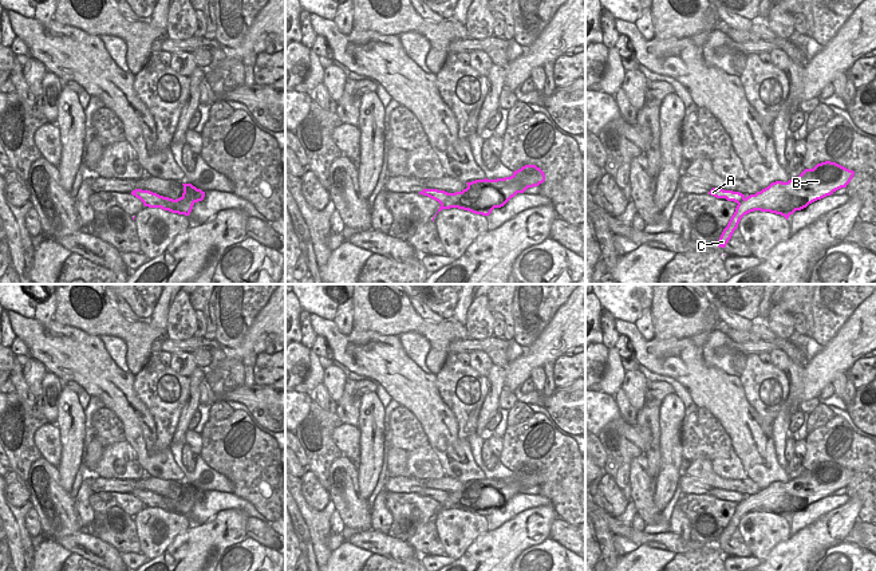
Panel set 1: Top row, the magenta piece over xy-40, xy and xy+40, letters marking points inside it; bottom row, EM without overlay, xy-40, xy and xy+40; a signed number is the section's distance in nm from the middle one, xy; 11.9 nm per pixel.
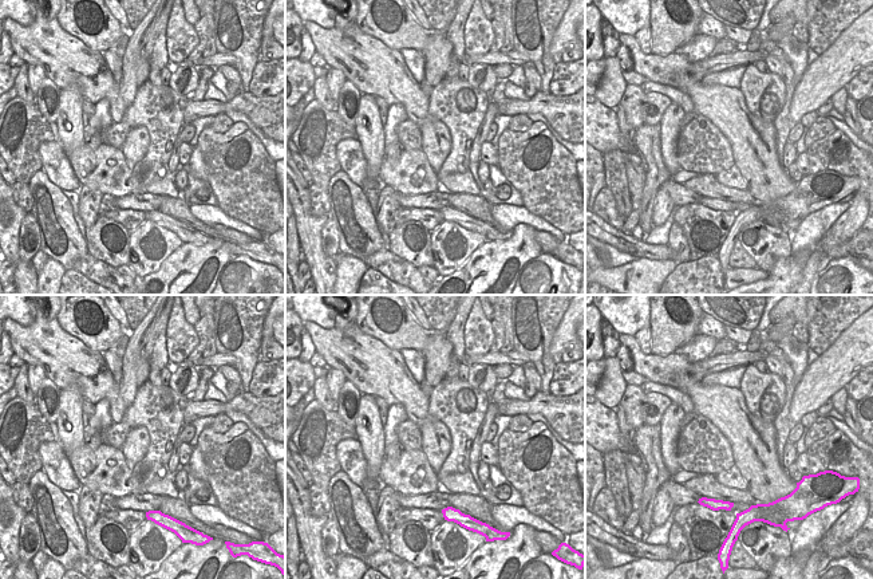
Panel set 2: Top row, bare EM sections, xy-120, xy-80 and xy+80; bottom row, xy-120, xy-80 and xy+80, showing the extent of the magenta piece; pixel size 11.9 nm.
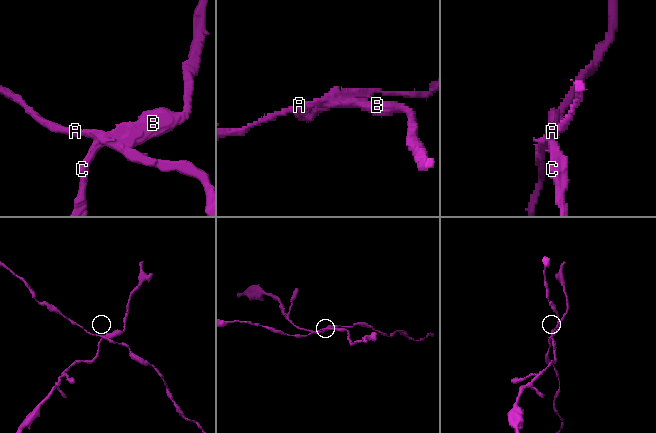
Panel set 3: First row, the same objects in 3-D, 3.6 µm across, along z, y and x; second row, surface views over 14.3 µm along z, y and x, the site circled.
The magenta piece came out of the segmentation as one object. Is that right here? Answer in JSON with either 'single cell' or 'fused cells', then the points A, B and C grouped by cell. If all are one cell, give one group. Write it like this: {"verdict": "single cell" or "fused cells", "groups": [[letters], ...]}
{"verdict": "fused cells", "groups": [["A"], ["B", "C"]]}

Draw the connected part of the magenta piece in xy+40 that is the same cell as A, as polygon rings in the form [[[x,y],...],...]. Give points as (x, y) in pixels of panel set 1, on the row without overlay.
[[[713,488],[709,495],[717,497],[717,499],[726,499],[727,501],[734,501],[737,504],[742,503],[745,500],[745,495],[739,492],[733,491],[723,491],[723,489],[715,489]]]

